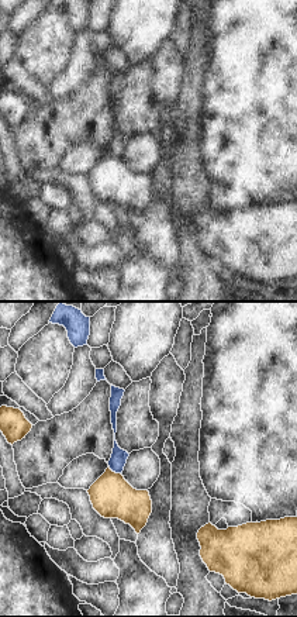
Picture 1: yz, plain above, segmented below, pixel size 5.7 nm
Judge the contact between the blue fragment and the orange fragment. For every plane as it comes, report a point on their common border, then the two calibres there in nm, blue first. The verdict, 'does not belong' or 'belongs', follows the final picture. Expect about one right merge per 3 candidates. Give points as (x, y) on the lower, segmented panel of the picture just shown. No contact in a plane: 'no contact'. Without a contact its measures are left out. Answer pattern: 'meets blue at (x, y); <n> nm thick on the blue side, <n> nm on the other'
meets blue at (114, 471); 100 nm thick on the blue side, 240 nm on the other

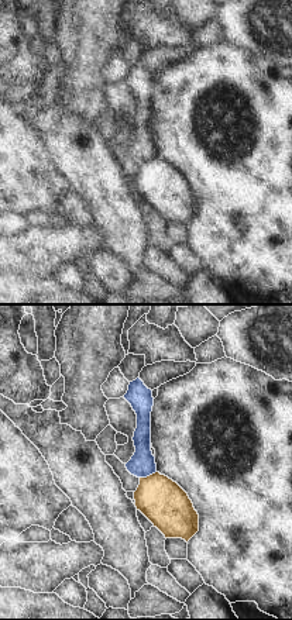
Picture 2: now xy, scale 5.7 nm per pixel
meets blue at (147, 475); 140 nm thick on the blue side, 260 nm on the other

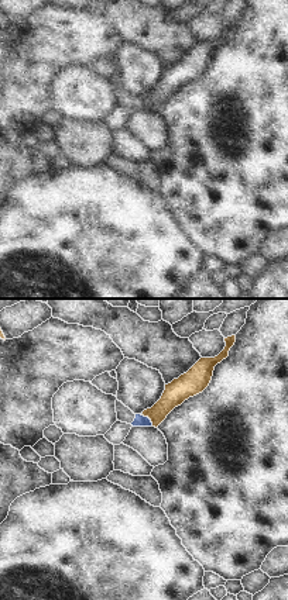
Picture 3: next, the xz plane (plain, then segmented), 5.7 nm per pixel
meets blue at (147, 417); 70 nm thick on the blue side, 140 nm on the other

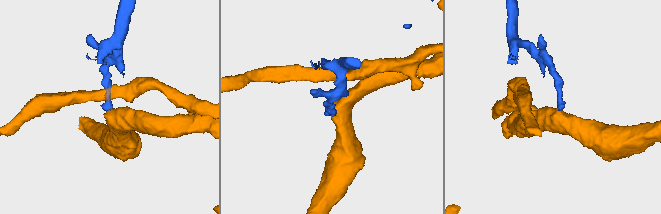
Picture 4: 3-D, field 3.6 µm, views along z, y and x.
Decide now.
does not belong

